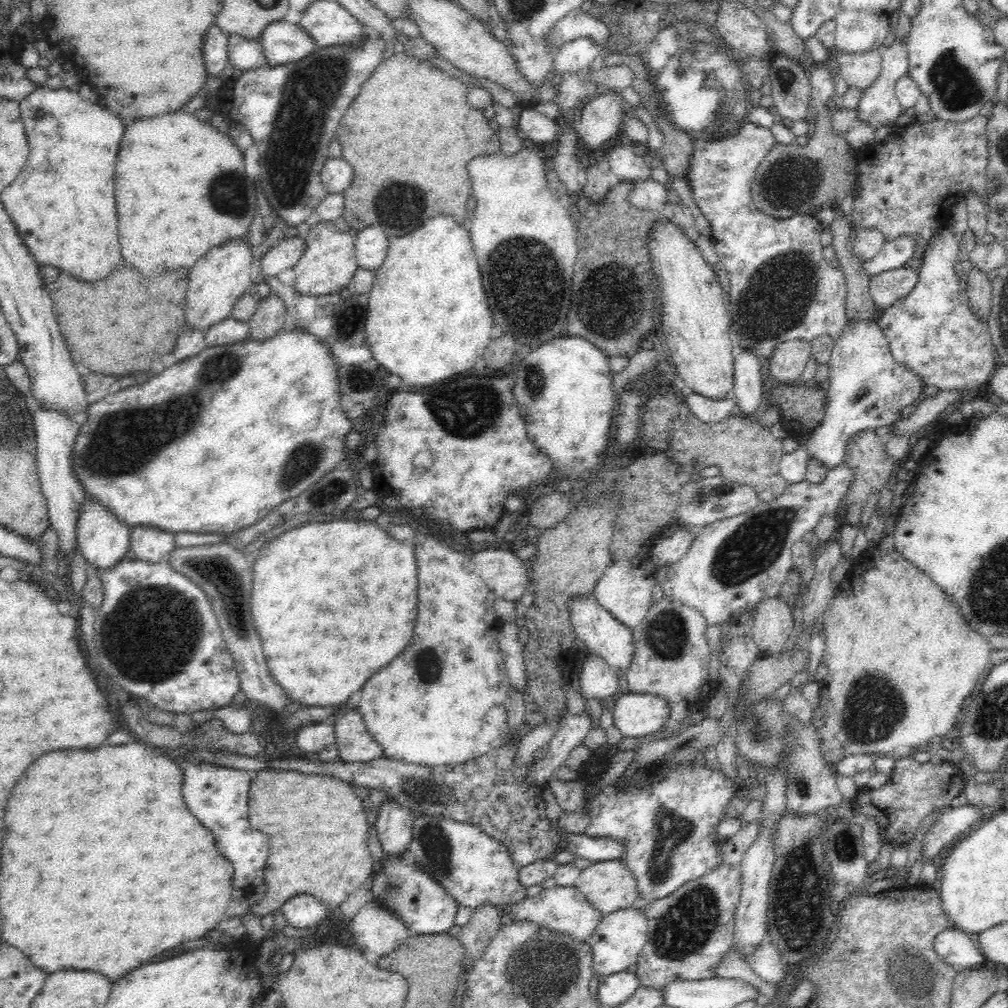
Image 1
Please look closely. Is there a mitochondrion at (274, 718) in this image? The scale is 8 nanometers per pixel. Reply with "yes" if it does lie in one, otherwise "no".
no

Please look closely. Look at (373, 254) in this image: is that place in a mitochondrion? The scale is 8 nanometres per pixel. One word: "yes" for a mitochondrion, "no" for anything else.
no

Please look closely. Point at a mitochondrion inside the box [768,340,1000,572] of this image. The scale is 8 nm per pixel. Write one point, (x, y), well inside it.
(867, 383)

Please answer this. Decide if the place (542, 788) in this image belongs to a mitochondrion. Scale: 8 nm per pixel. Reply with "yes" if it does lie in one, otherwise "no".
no

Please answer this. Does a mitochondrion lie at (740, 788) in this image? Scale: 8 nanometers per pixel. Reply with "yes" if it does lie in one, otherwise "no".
no

